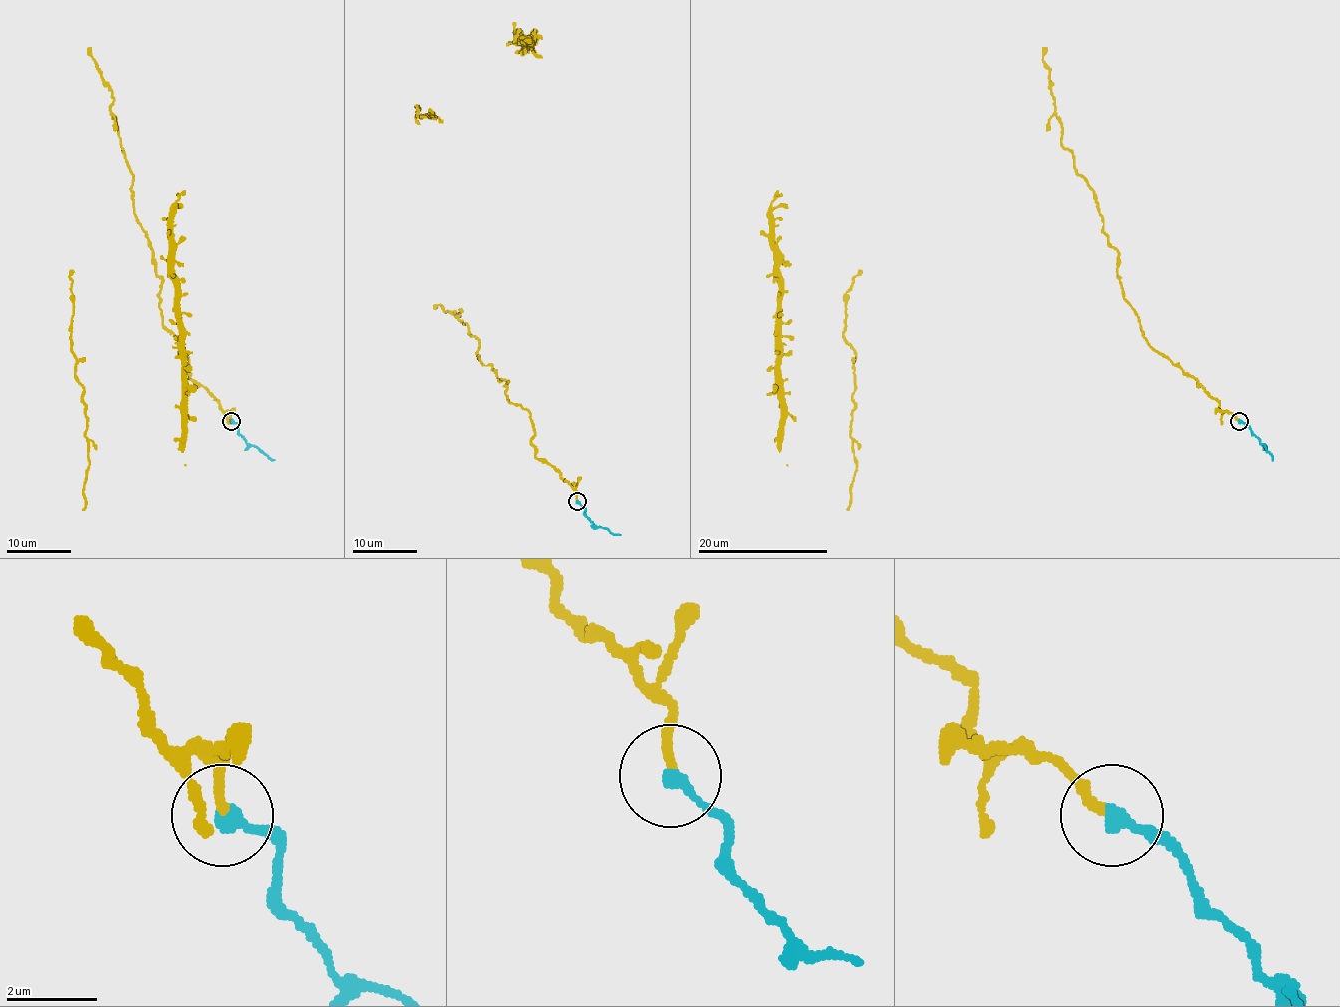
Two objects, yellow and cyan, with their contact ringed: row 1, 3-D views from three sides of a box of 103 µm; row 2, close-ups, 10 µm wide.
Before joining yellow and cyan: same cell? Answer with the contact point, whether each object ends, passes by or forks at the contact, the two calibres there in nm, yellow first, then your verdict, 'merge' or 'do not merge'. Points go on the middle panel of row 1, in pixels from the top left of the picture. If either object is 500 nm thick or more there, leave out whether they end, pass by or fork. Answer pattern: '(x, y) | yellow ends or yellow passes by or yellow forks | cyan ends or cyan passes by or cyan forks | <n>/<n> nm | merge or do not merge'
(577, 501) | yellow ends | cyan ends | 200/320 nm | merge

